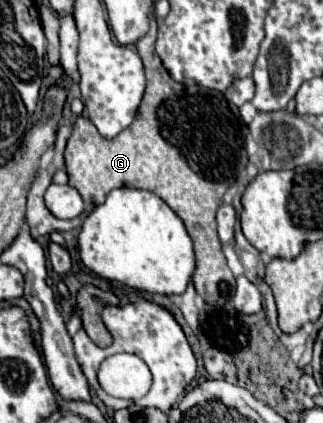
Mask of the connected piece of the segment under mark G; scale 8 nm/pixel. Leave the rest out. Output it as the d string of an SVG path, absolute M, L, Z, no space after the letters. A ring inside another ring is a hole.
M151 21L149 33L135 45L147 75L147 89L145 97L141 101L139 113L135 121L121 131L115 139L105 139L99 135L95 125L89 119L77 119L73 125L73 133L67 141L65 149L65 163L67 163L67 175L69 185L75 187L85 203L101 205L109 191L117 187L135 187L135 189L147 189L157 193L185 223L193 245L195 245L195 257L197 267L193 273L193 285L197 293L209 303L209 305L223 305L227 303L235 293L235 277L231 269L227 267L227 259L221 249L221 241L217 237L217 221L215 213L221 205L223 193L227 191L231 177L235 173L237 163L247 163L245 155L245 141L243 141L243 123L239 117L237 107L229 107L223 93L205 89L205 87L185 87L171 79L167 69L163 67L159 55L155 53L155 37L157 37L157 23ZM221 283L227 287L221 289Z

